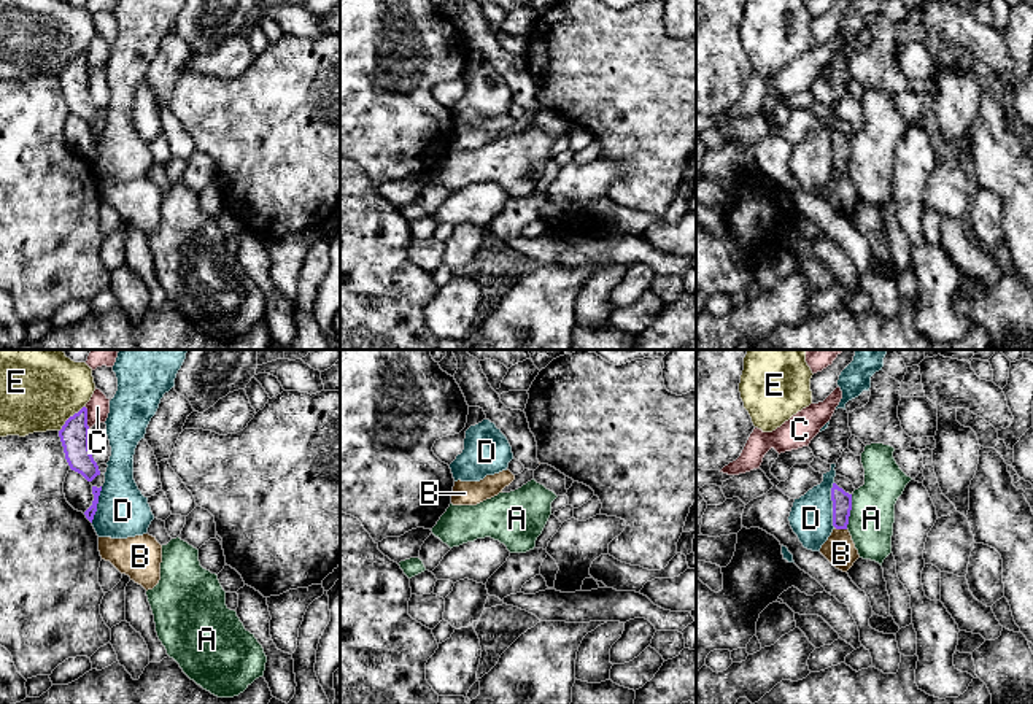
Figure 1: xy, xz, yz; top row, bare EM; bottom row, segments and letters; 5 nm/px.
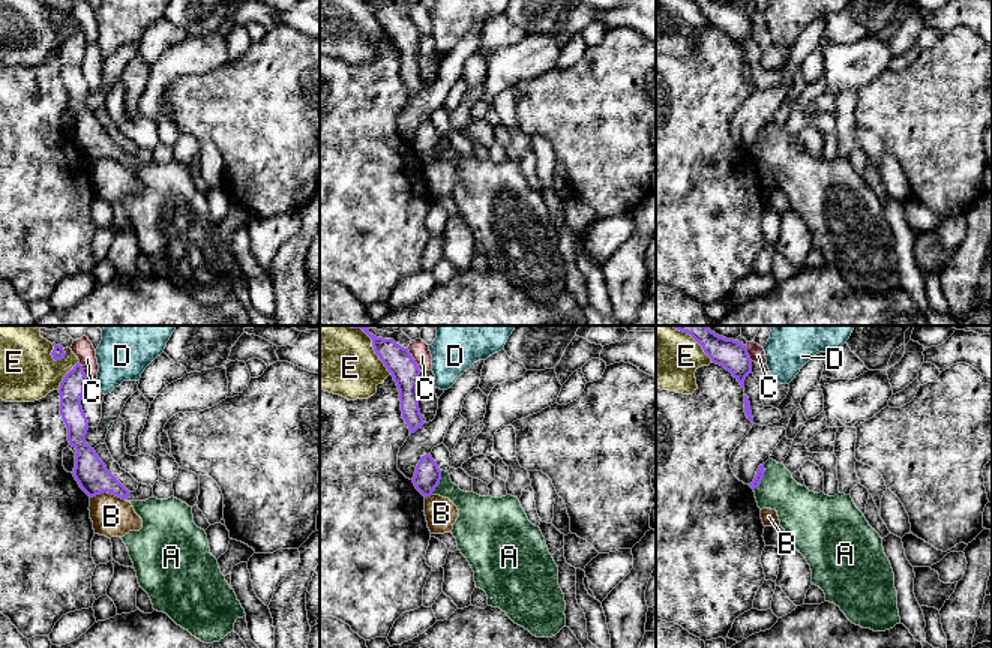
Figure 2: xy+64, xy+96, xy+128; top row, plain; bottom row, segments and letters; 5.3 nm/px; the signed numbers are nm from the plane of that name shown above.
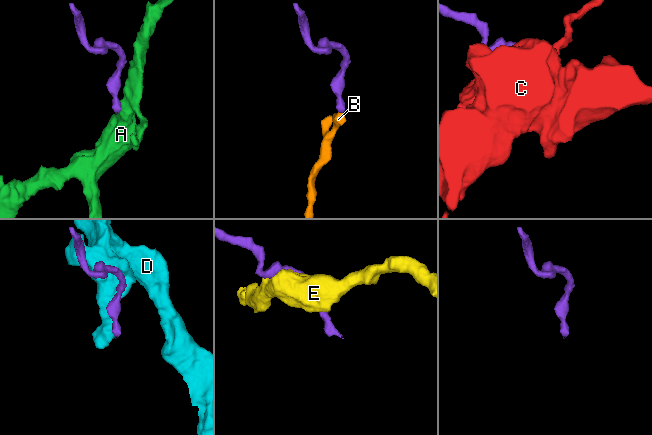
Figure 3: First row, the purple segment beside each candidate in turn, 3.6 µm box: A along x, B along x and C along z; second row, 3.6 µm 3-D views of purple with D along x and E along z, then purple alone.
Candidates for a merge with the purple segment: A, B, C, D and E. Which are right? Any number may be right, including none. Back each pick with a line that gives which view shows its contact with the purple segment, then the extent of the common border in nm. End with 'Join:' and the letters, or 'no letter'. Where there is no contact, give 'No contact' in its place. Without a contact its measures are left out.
Join: no letter

